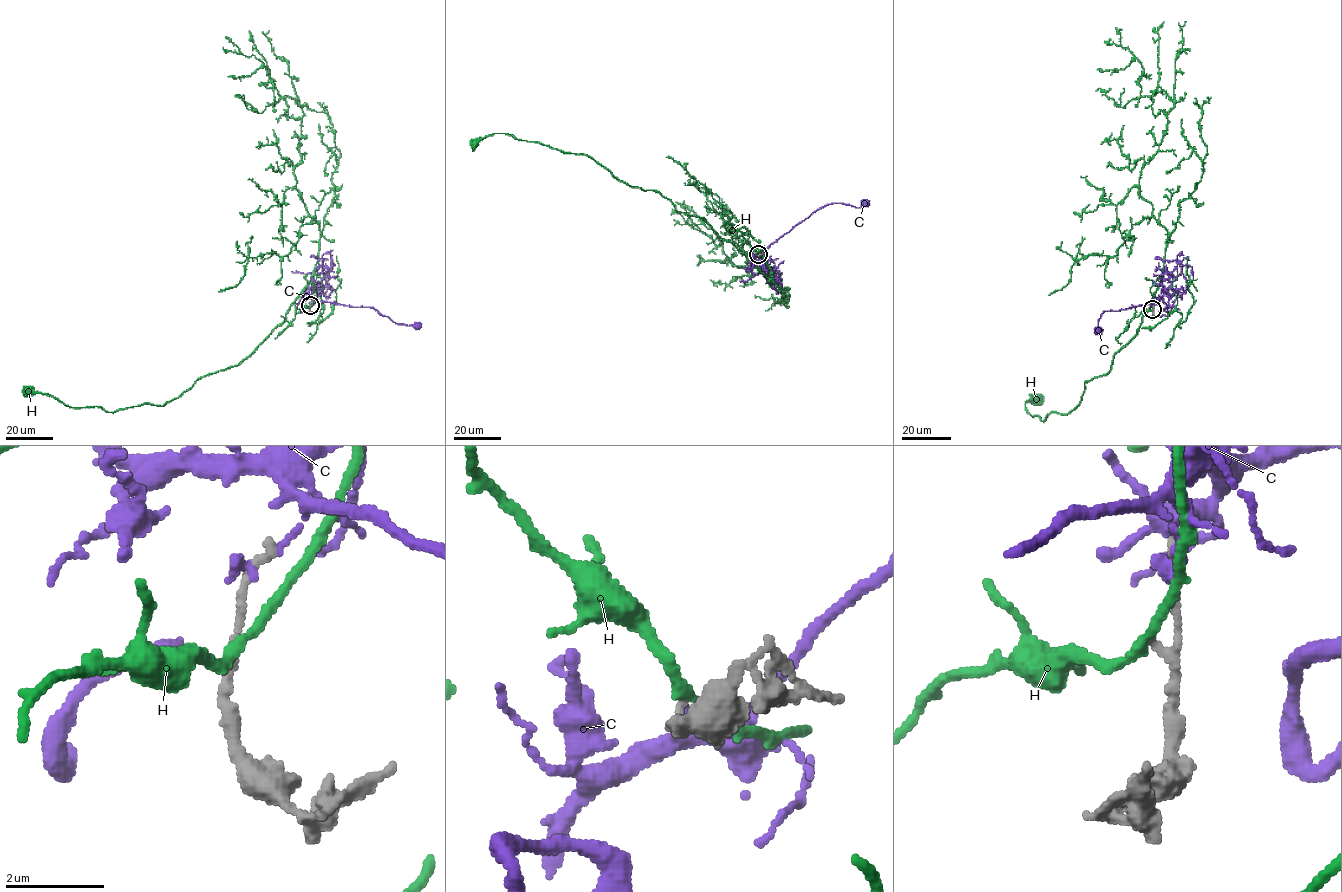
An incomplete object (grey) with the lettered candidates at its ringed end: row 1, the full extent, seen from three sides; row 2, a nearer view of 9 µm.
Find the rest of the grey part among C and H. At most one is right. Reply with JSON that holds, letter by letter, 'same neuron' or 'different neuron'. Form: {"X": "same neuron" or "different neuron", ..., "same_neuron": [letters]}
{"C": "different neuron", "H": "different neuron", "same_neuron": []}

